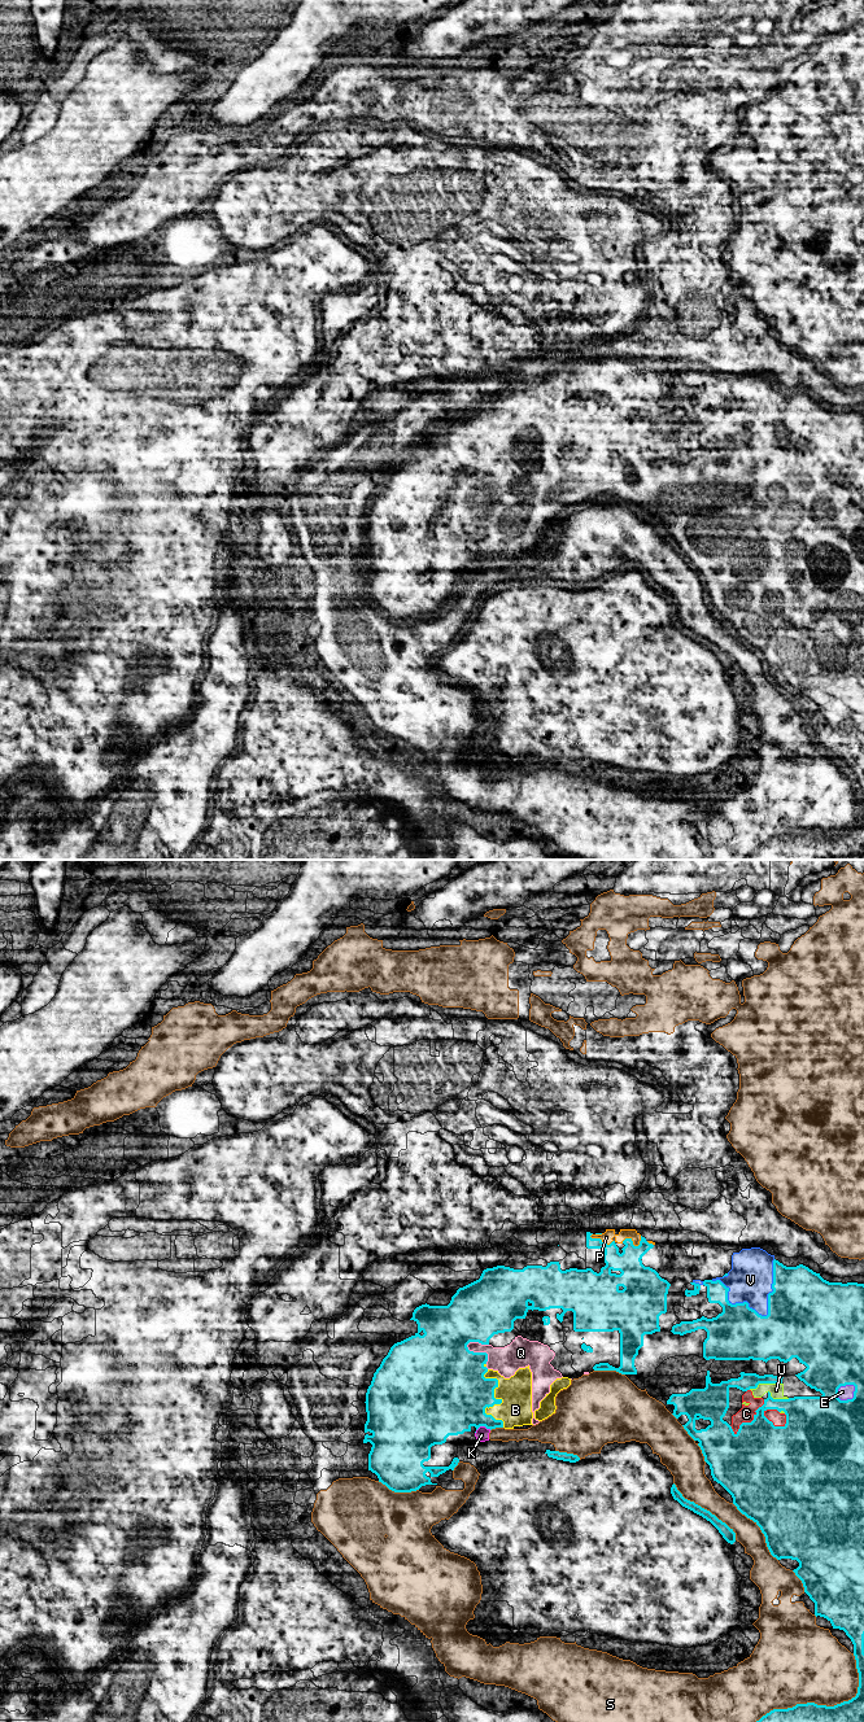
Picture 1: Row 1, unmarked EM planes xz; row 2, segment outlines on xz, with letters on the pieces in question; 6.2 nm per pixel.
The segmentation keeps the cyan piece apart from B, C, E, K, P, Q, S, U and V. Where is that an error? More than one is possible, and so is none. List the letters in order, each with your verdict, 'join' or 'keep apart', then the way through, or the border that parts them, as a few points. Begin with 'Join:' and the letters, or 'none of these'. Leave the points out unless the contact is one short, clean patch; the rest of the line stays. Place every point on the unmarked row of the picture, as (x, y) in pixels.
Join: B, C, E, P, Q, U, V
B: join
C: join
E: join
K: keep apart | along xz (491, 558), (480, 555), (475, 562)
P: join
Q: join
S: keep apart
U: join
V: join

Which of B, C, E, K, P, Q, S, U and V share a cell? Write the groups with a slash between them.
B C E P Q U V / K S

